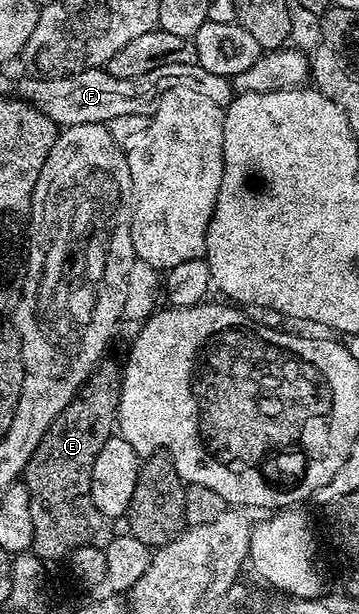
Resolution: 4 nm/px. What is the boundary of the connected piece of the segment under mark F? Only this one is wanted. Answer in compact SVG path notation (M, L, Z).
M192 63L160 65L160 69L152 69L152 73L144 73L144 77L135 79L112 77L105 69L87 69L59 79L29 78L19 85L17 94L26 102L33 103L62 129L89 123L109 124L110 119L122 119L125 115L149 116L168 92L179 89L193 91L195 95L219 105L229 104L236 95L234 84L227 76L208 73L201 65Z

